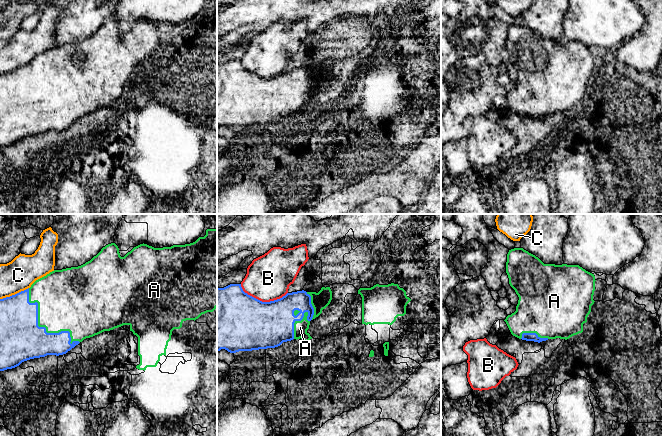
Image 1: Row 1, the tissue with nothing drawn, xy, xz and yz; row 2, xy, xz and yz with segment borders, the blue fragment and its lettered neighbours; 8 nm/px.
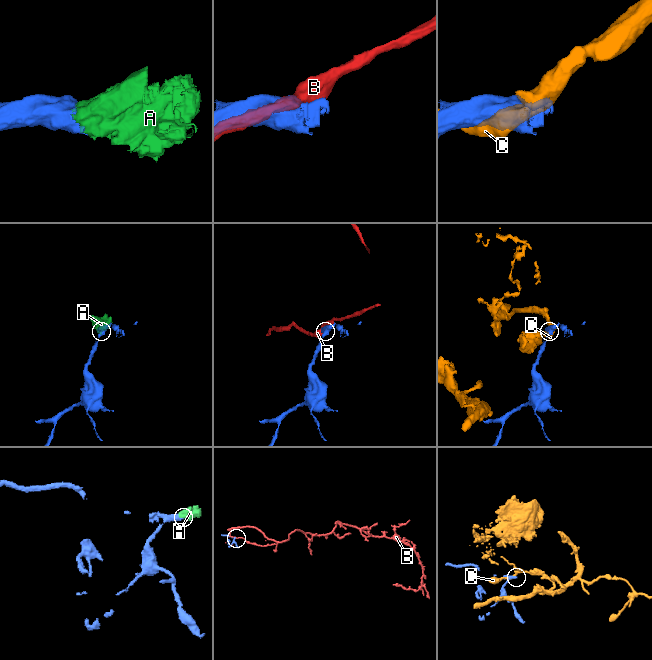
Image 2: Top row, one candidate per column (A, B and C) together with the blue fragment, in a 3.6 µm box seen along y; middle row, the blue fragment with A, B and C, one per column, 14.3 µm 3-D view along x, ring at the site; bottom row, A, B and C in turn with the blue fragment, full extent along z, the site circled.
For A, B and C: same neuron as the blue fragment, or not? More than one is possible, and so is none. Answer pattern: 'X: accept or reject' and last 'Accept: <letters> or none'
A: accept
B: reject
C: reject
Accept: A

